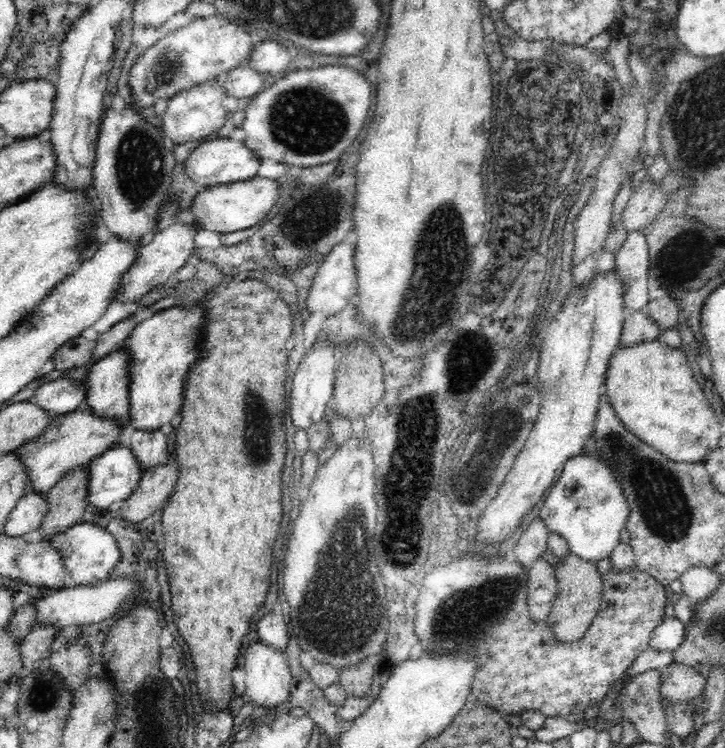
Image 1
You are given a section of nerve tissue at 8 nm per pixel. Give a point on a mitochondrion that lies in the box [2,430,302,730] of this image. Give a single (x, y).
(42, 695)

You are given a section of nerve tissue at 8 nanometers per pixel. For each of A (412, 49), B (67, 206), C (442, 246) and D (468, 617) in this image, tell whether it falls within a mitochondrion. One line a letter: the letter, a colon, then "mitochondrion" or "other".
A: other
B: other
C: mitochondrion
D: mitochondrion

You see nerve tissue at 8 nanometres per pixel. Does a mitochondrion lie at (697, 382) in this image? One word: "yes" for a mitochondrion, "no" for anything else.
no

